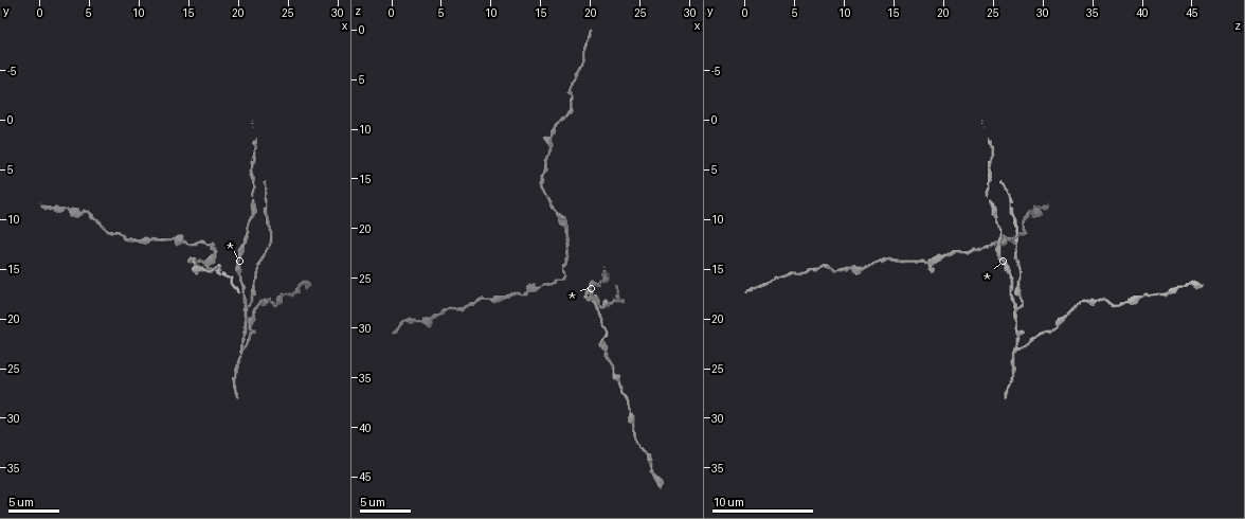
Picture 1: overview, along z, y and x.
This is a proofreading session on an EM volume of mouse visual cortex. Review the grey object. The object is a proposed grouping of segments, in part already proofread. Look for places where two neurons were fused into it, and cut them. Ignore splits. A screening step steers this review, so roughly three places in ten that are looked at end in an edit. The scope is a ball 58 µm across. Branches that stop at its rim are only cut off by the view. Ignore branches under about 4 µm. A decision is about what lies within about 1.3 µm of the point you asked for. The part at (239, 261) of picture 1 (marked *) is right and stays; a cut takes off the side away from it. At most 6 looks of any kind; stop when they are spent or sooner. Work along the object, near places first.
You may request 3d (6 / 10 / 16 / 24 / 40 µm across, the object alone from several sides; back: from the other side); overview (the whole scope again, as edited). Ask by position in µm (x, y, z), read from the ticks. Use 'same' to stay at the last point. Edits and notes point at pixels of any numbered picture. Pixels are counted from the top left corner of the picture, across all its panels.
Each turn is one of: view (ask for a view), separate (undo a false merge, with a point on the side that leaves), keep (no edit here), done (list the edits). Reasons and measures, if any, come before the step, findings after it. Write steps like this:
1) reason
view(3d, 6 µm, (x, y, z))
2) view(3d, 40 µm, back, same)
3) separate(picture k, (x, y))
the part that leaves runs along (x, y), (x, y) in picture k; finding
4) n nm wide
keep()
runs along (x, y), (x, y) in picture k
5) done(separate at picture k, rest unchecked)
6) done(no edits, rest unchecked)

branch point
view(3d, 6 µm, (20.8, 19.0, 27.4))

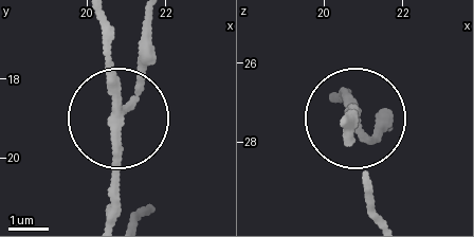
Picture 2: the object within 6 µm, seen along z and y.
3 arms
keep()
continuous, no second neuron

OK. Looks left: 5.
view(3d, 6 µm, (22.2, 18.4, 33.8))

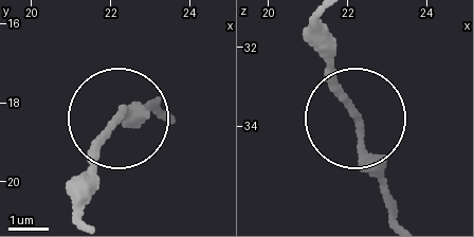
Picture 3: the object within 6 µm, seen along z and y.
view(3d, 6 µm, back, (22.30, 18.35, 33.90))

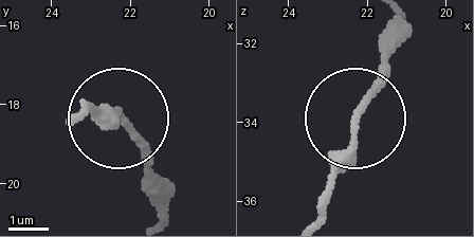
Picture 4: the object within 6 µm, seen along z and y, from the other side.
180 nm wide
keep()
continuous, no second neuron

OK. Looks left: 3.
thick turns thin
view(3d, 10 µm, (21.4, 8.2, 25.0))

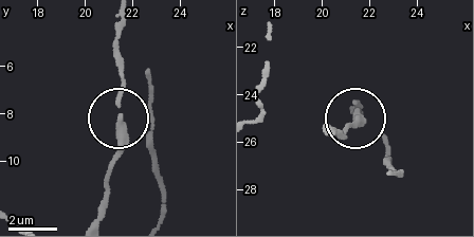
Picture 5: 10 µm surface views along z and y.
keep()
runs along (95, 218), (117, 151), (124, 62) in picture 5; all the same neuron

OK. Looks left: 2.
done(no edits, rest unchecked)

